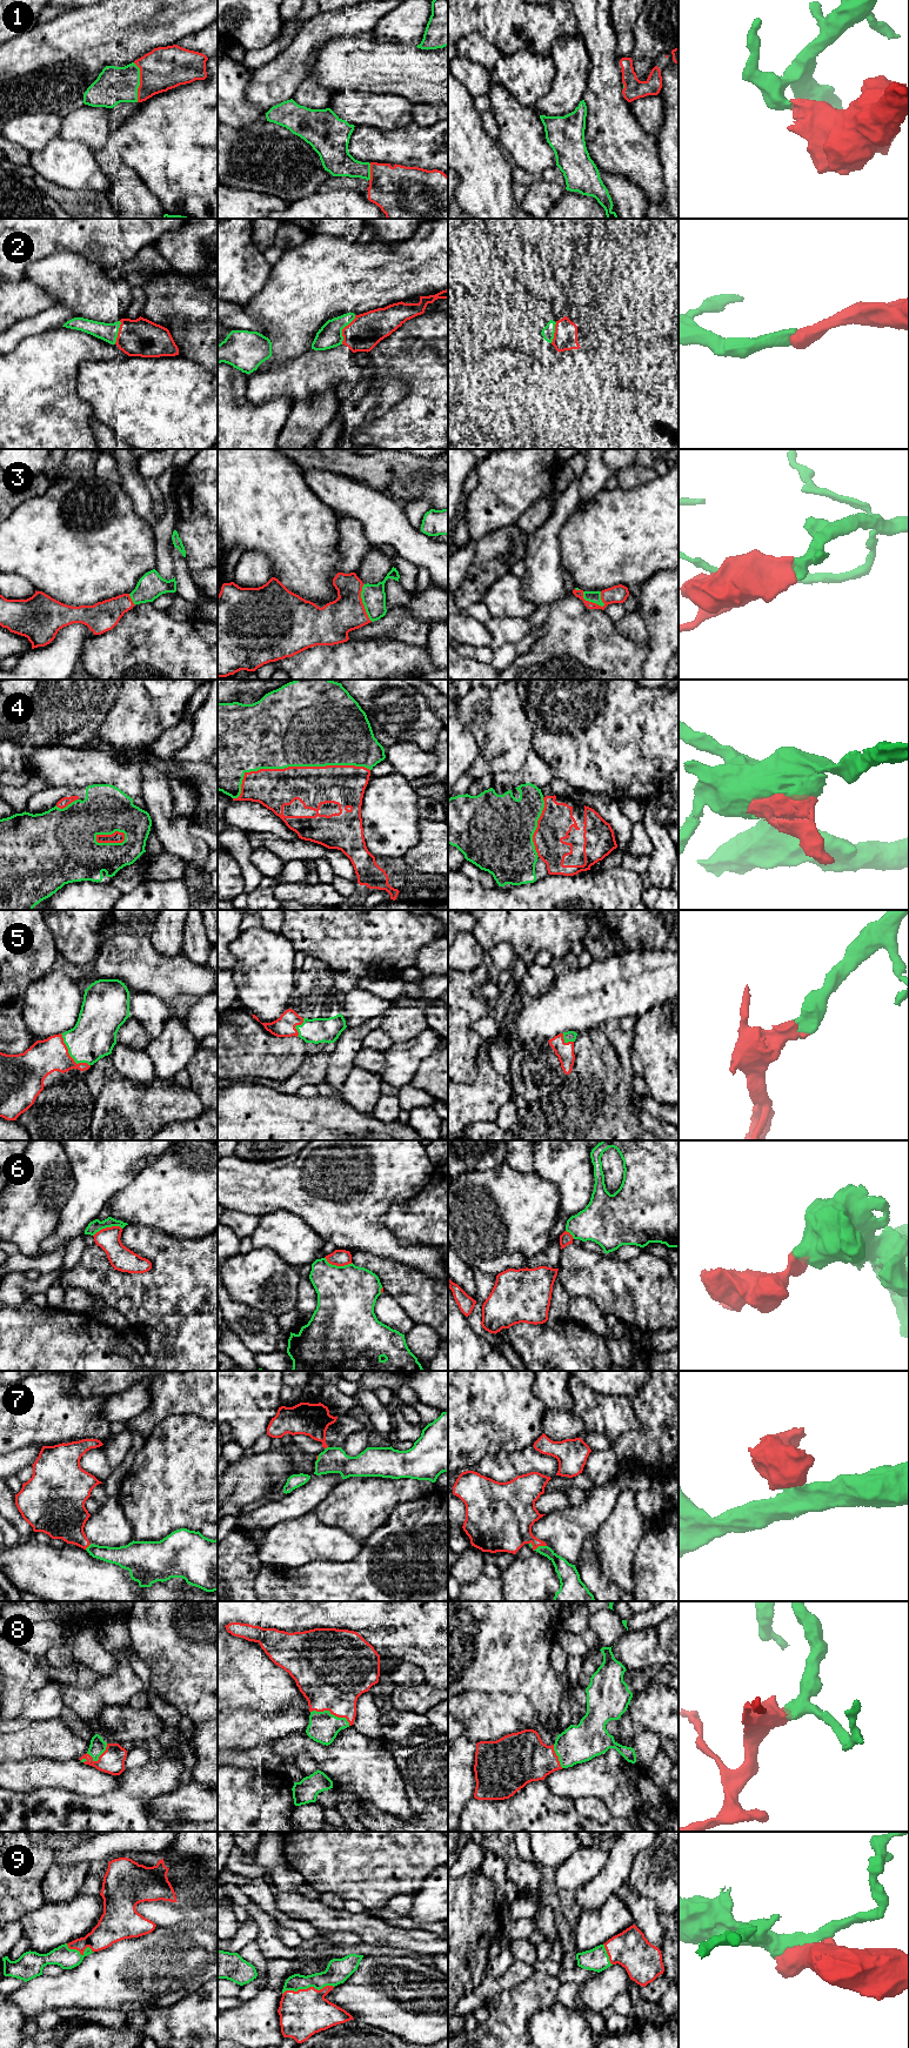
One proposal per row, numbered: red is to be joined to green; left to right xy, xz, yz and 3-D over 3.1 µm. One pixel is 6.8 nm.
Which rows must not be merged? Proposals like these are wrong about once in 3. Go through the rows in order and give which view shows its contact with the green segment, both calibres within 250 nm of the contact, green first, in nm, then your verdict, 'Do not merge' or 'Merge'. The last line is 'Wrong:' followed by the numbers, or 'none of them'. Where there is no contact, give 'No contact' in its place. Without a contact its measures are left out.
1: Touches green in xy. Thickness 260 nm (green) against 300 nm. Merge
2: Touches green in xz. Thickness 160 nm (green) against 240 nm. Merge
3: Touches green in yz. Thickness 80 nm (green) against 130 nm. Merge
4: Touches green in xz. Thickness 500 nm (green) against 280 nm. Merge
5: Touches green in xy. Thickness 300 nm (green) against 240 nm. Merge
6: Touches green in xy. Thickness 90 nm (green) against 160 nm. Do not merge
7: Touches green in yz. Thickness 120 nm (green) against 320 nm. Merge
8: Touches green in xz. Thickness 200 nm (green) against 440 nm. Merge
9: Touches green in xz. Thickness 160 nm (green) against 320 nm. Merge
Wrong: 6

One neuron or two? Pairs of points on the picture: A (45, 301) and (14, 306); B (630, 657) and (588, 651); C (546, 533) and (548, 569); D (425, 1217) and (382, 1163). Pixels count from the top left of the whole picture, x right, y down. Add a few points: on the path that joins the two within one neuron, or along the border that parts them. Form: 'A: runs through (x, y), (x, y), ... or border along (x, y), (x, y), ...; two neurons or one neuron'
A: runs through (38, 301), (21, 301); one neuron
B: runs through (620, 657), (599, 657); one neuron
C: runs through (546, 542), (546, 560); one neuron
D: border along (429, 1179), (416, 1195), (395, 1202), (386, 1212); two neurons

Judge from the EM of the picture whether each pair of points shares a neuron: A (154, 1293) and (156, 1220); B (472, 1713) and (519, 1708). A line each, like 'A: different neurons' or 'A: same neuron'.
A: different neurons
B: same neuron

